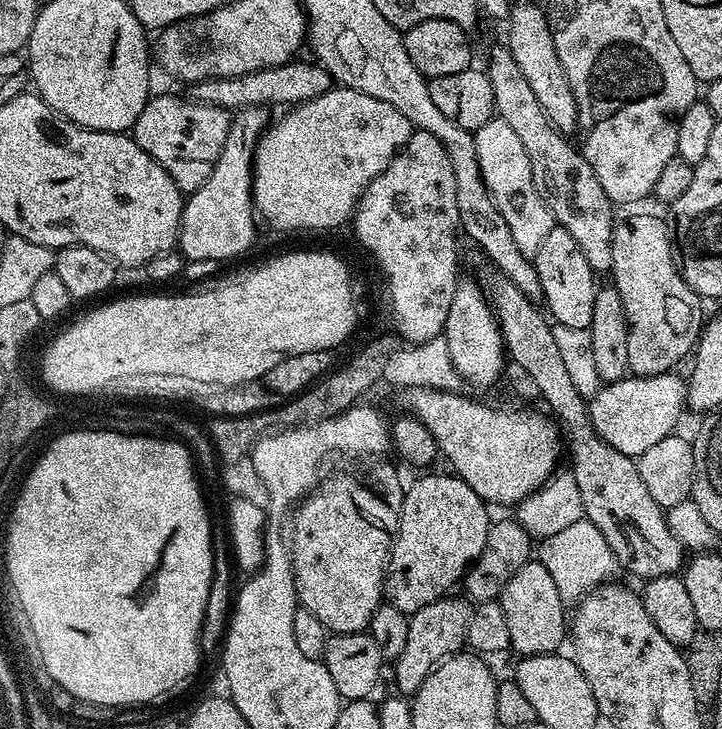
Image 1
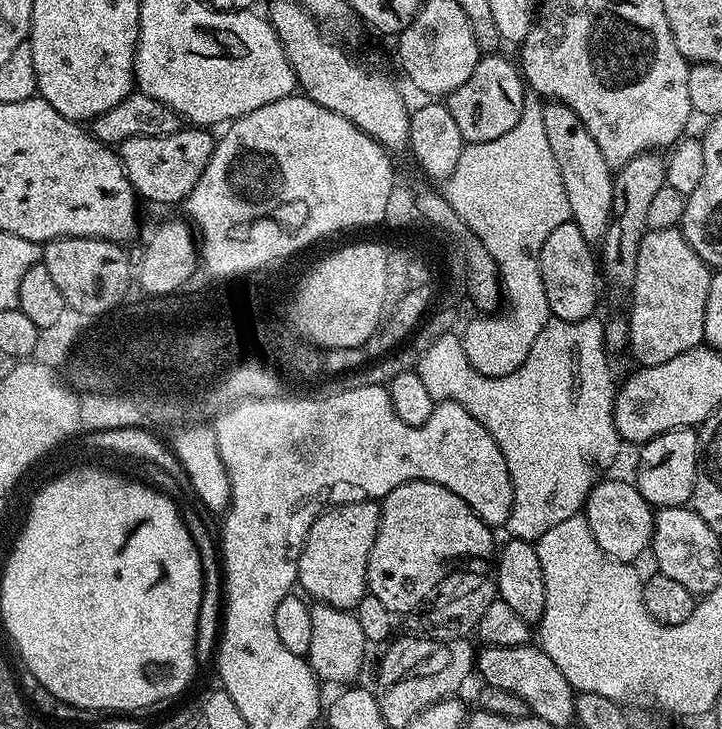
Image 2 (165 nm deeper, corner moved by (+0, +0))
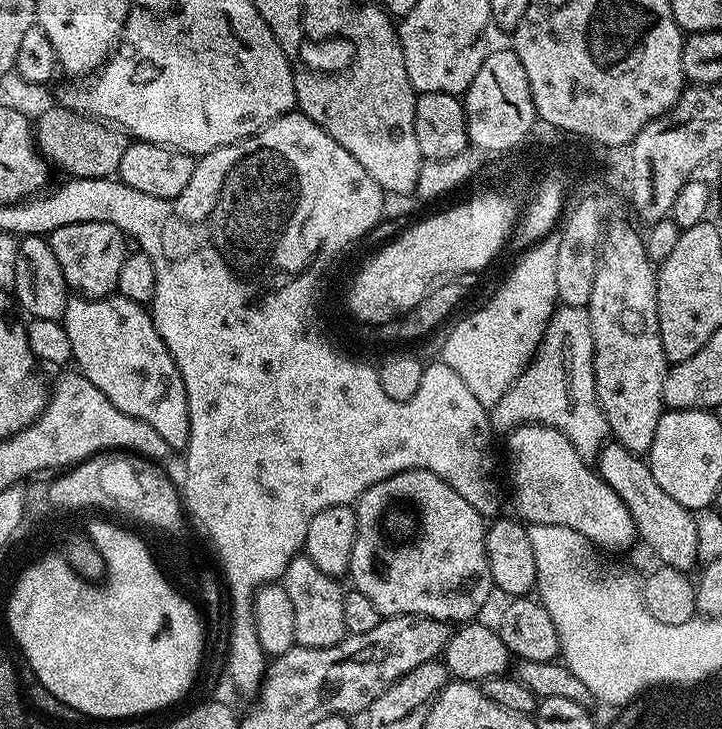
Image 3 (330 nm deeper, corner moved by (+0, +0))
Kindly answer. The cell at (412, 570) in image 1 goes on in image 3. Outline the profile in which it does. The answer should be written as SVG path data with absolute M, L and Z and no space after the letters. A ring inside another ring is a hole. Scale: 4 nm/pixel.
M415 468L399 472L374 486L370 486L360 495L354 507L356 509L356 537L354 538L354 550L350 554L347 575L352 576L351 587L355 591L366 594L366 598L370 598L370 602L374 602L374 606L378 606L381 617L429 616L435 620L449 622L472 622L479 617L476 615L483 610L488 595L493 595L494 592L490 566L486 558L486 546L484 545L486 520L485 517L478 514L478 510L474 510L474 506L470 506L470 502L466 502L466 498L462 498L462 494L458 494L458 490L454 490L442 478L438 478L438 474Z

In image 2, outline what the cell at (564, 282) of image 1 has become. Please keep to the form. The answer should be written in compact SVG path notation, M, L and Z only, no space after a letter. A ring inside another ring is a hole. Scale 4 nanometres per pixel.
M569 222L557 226L550 233L550 238L542 242L540 269L542 286L546 286L546 302L555 319L578 322L597 311L595 308L600 300L601 280L598 275L598 260L593 245L582 234L582 230L578 230L576 224Z

